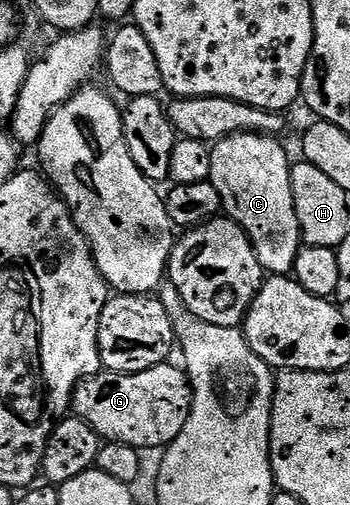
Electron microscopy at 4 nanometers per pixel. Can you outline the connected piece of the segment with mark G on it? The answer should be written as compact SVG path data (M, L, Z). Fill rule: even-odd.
M163 364L156 368L148 368L148 372L135 374L99 372L92 378L85 378L74 390L73 413L88 423L98 433L99 438L106 442L123 442L138 447L142 452L147 452L146 450L152 449L153 446L165 448L176 440L176 436L180 436L194 399L194 390L190 387L185 369L181 365L170 365Z

